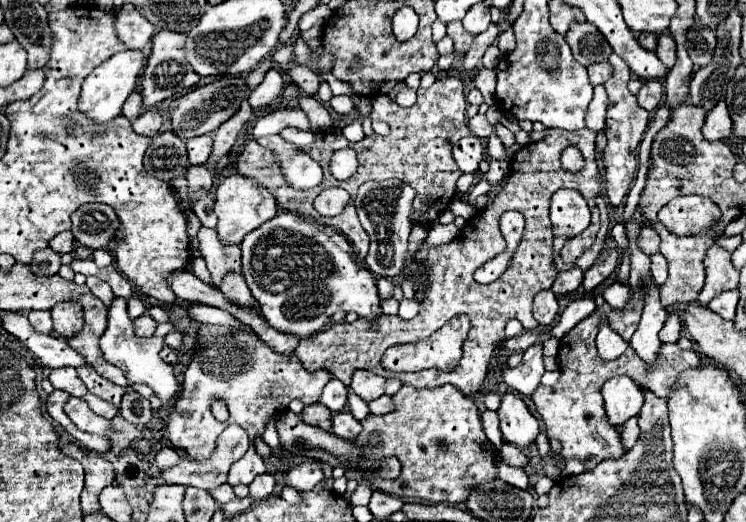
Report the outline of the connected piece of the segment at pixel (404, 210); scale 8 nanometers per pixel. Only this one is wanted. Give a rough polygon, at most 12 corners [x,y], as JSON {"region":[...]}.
{"region":[[395,179],[359,187],[367,267],[397,277],[415,191]]}

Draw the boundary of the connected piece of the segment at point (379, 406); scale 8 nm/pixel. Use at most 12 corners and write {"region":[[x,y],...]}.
{"region":[[389,395],[373,399],[369,411],[375,415],[385,415],[393,411],[393,403]]}

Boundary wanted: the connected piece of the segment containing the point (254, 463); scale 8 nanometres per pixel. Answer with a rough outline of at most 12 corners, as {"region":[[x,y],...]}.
{"region":[[249,447],[229,469],[229,483],[249,485],[265,463],[255,447]]}

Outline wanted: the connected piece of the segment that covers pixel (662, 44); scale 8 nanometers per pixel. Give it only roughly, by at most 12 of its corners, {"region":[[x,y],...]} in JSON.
{"region":[[659,35],[655,55],[667,67],[675,63],[675,41]]}

